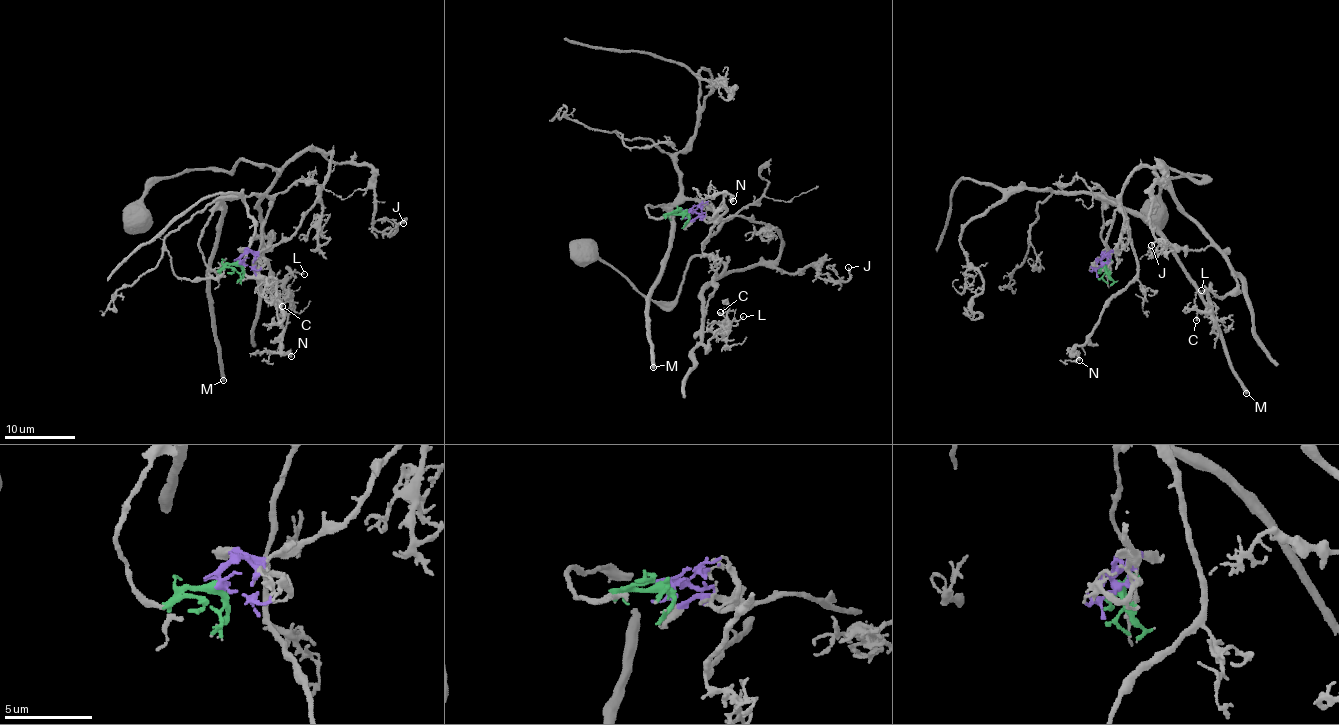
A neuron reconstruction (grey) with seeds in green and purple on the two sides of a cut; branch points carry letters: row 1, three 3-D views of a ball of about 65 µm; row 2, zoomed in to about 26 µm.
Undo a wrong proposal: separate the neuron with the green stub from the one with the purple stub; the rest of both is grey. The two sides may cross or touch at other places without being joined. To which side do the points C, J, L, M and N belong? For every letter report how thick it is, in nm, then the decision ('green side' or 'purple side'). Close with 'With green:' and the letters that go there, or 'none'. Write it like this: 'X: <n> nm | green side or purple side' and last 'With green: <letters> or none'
C: 190 nm | purple side
J: 200 nm | purple side
L: 140 nm | purple side
M: 460 nm | green side
N: 280 nm | green side
With green: M, N

